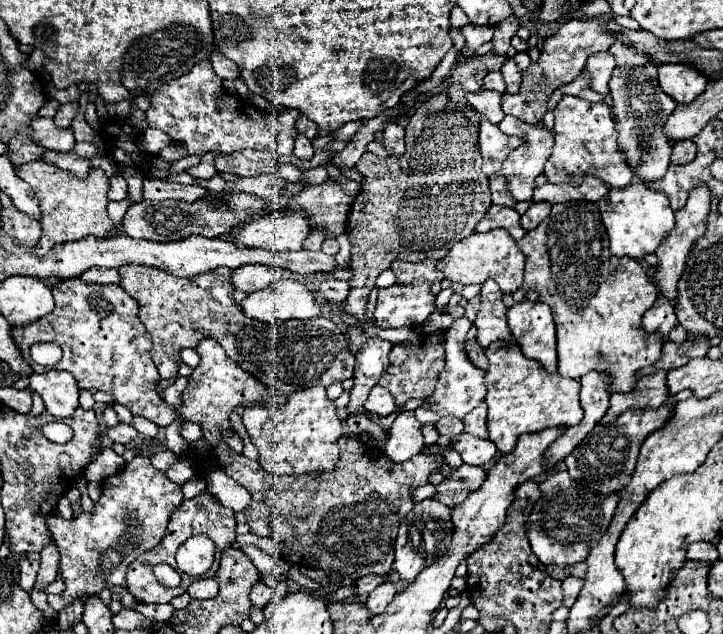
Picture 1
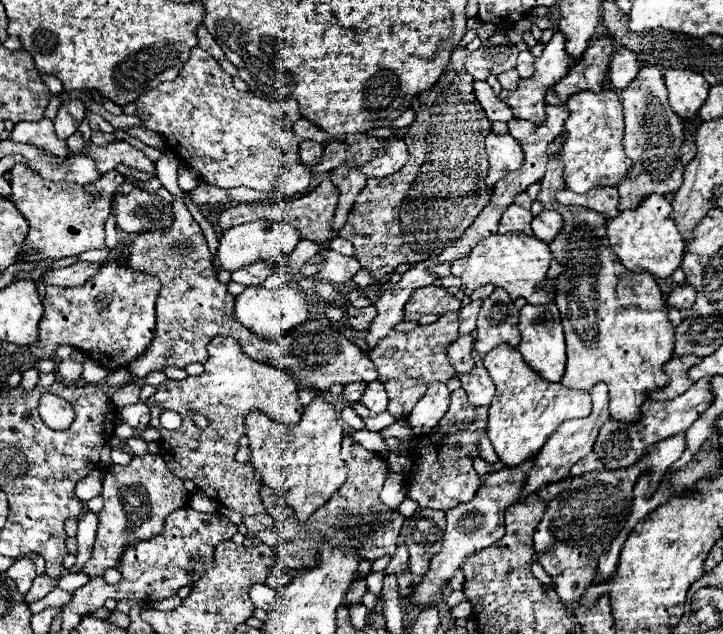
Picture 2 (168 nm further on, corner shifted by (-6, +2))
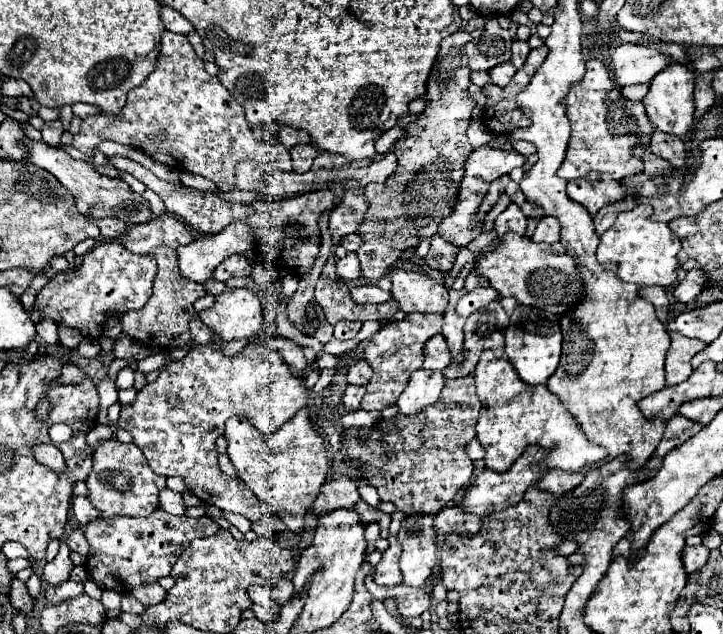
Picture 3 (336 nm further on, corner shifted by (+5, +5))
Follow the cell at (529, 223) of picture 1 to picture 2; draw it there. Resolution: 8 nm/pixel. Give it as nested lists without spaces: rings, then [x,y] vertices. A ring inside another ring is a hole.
[[[543,210],[537,218],[533,218],[533,234],[535,238],[543,240],[549,244],[549,240],[555,240],[559,234],[559,228],[563,228],[563,220],[557,212]]]

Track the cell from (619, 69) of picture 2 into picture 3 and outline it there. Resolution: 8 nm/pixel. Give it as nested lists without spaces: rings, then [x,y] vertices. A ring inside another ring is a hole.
[[[622,43],[610,51],[610,69],[620,87],[632,83],[650,83],[656,73],[668,65],[668,57],[654,49]]]

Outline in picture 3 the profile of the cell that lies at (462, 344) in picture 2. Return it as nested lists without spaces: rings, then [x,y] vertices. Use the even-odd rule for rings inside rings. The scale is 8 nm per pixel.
[[[434,335],[428,345],[426,345],[426,359],[424,359],[424,369],[432,371],[442,371],[450,363],[450,353],[448,353],[448,343],[442,335]]]

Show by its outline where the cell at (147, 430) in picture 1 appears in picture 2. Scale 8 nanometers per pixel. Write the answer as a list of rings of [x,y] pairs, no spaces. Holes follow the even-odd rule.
[[[137,402],[137,404],[131,404],[131,406],[125,406],[119,410],[119,416],[123,422],[127,422],[131,428],[147,428],[149,424],[149,408],[145,402]]]

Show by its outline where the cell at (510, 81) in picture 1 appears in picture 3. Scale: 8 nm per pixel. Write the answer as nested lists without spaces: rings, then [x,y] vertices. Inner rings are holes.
[[[514,41],[514,43],[512,43],[512,57],[510,57],[512,65],[514,65],[516,69],[520,69],[520,67],[524,65],[528,53],[530,53],[528,43],[524,43],[524,41]]]

